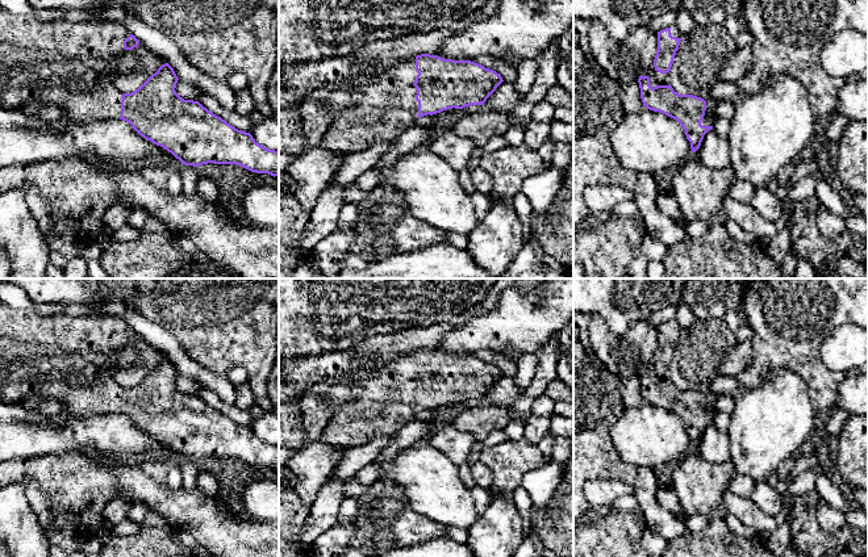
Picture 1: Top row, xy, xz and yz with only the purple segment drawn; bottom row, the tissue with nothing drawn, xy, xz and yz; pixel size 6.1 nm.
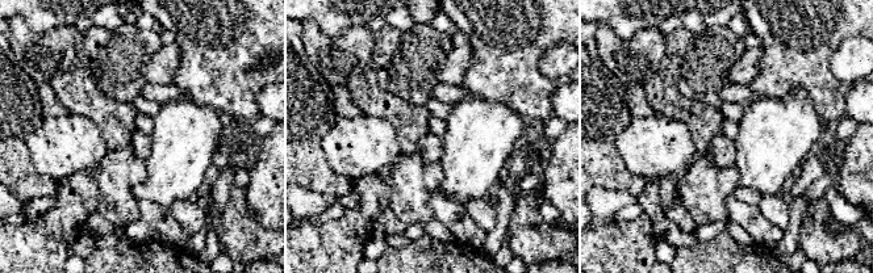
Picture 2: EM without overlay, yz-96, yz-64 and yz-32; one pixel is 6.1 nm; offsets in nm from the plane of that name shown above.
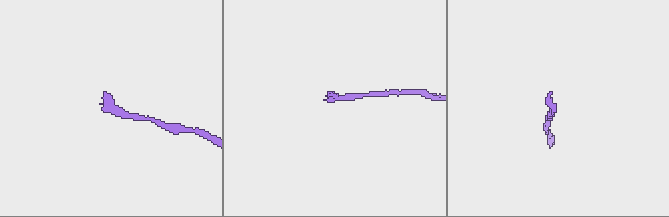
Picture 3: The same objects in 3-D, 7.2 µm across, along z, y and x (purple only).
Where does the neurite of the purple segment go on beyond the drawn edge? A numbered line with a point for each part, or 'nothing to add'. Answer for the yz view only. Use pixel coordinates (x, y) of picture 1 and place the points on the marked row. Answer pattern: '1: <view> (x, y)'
1: yz (656, 78)

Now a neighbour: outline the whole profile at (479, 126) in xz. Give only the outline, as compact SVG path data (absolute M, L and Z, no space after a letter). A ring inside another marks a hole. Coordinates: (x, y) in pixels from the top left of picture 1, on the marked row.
M485 108L475 113L460 113L448 122L448 131L473 141L479 147L483 147L492 137L504 137L509 127L508 113Z

